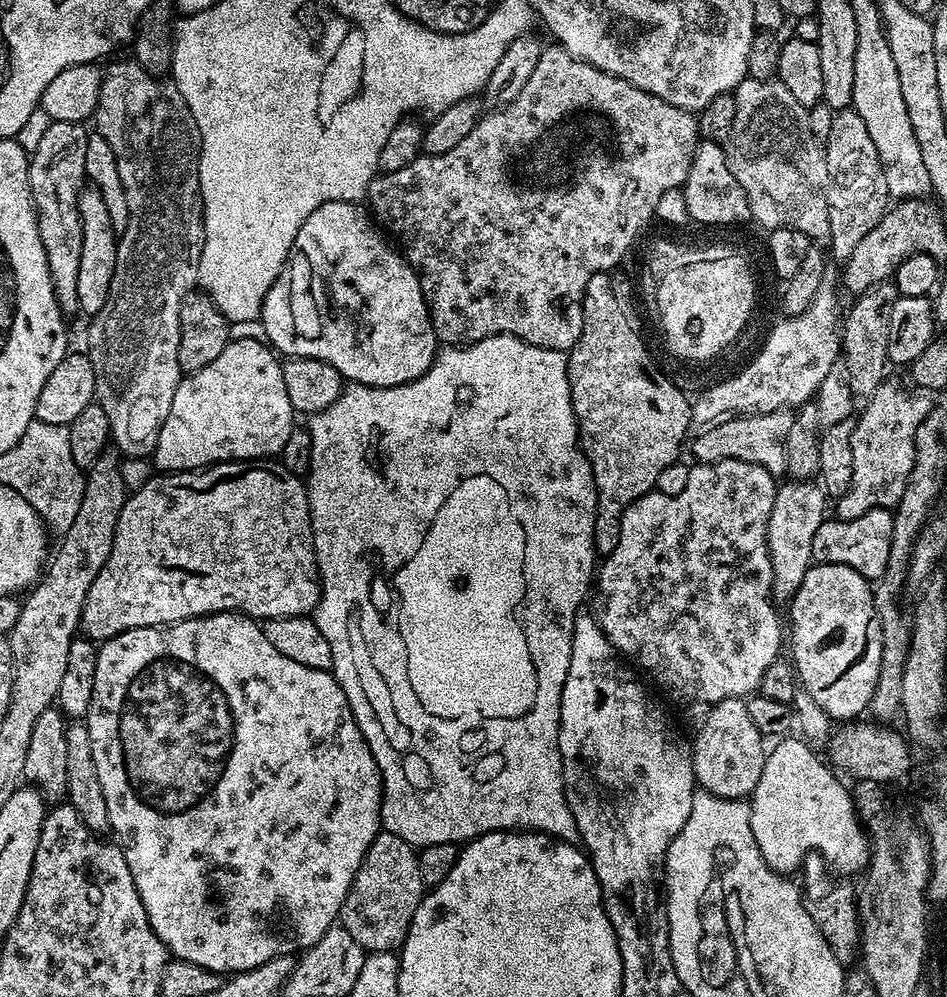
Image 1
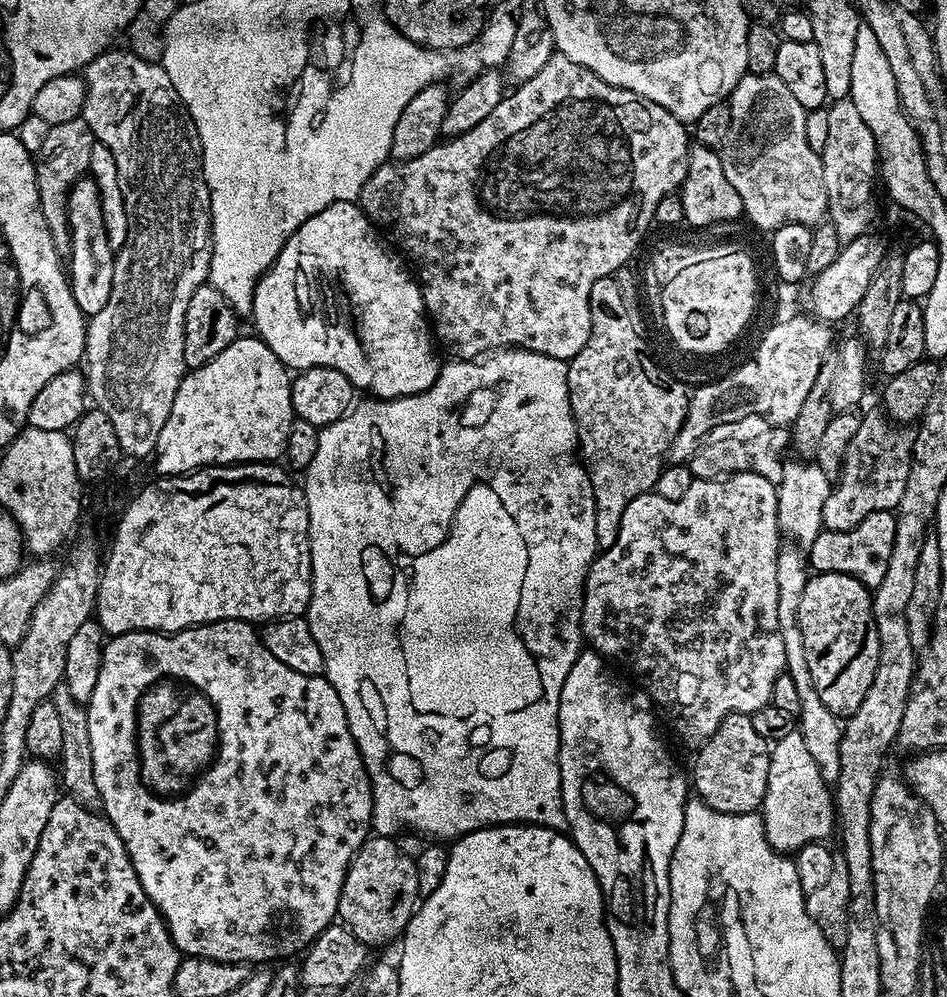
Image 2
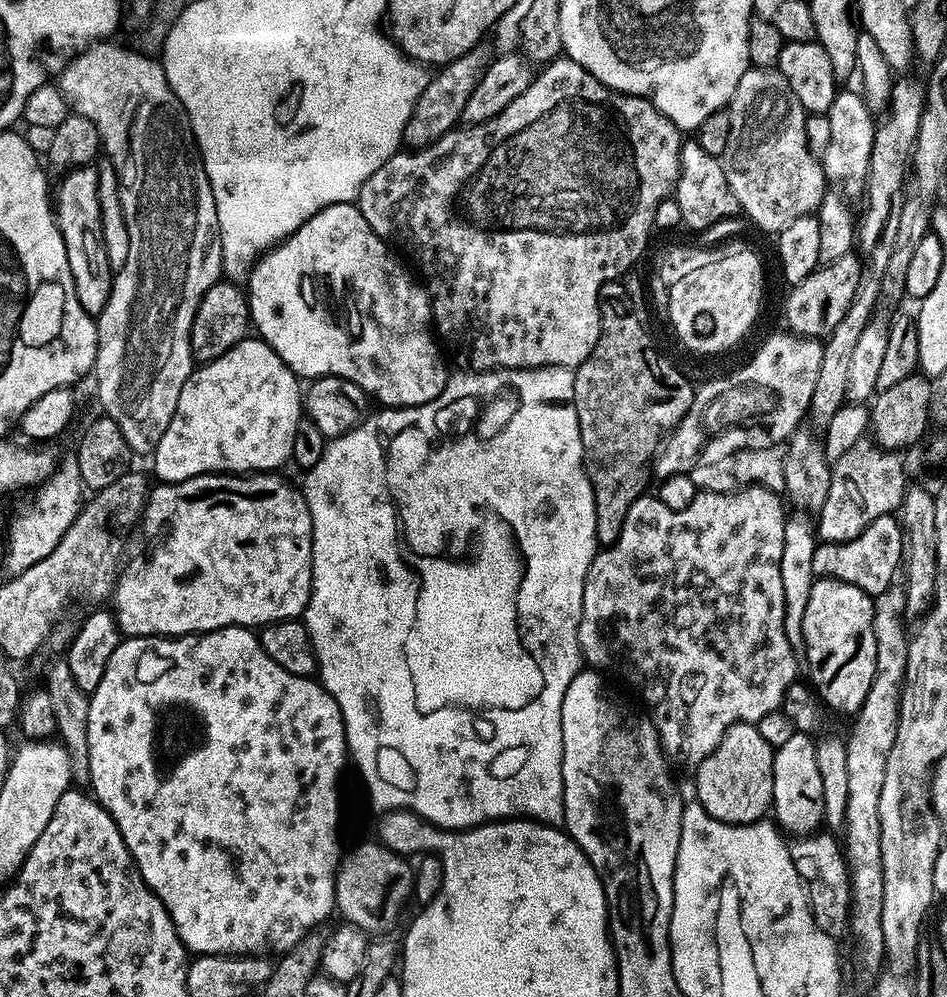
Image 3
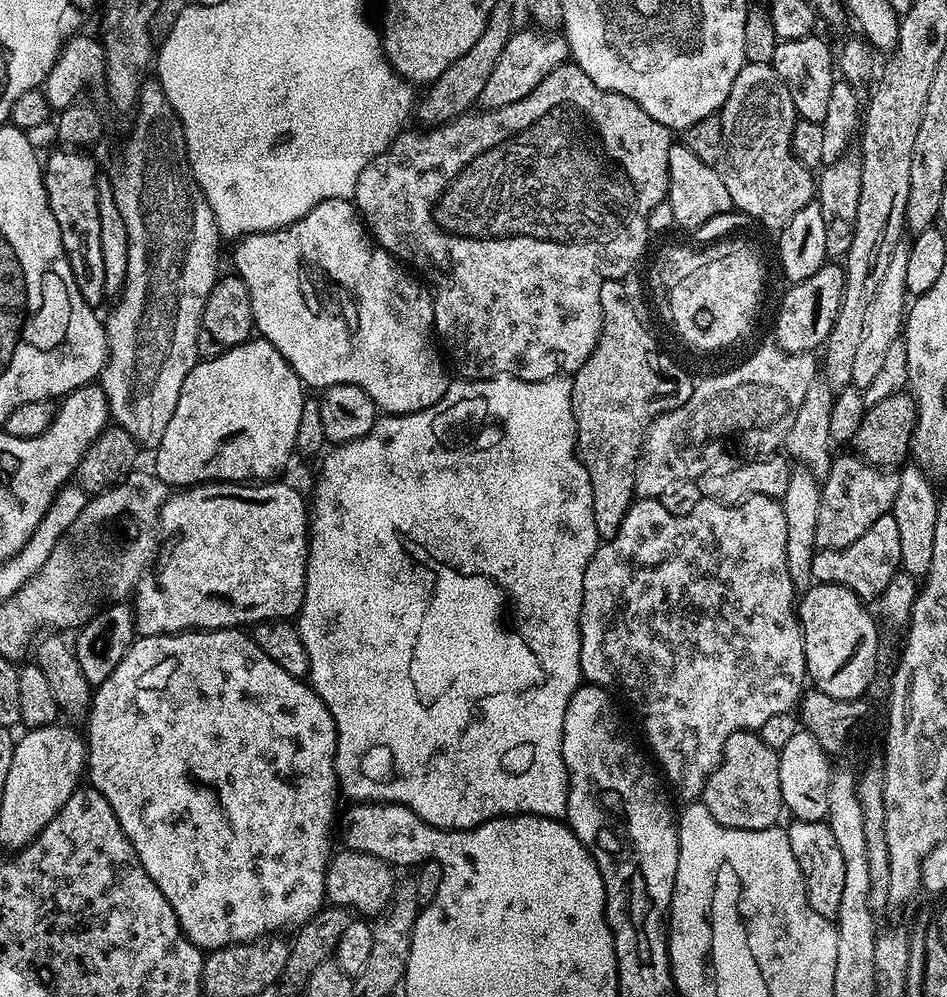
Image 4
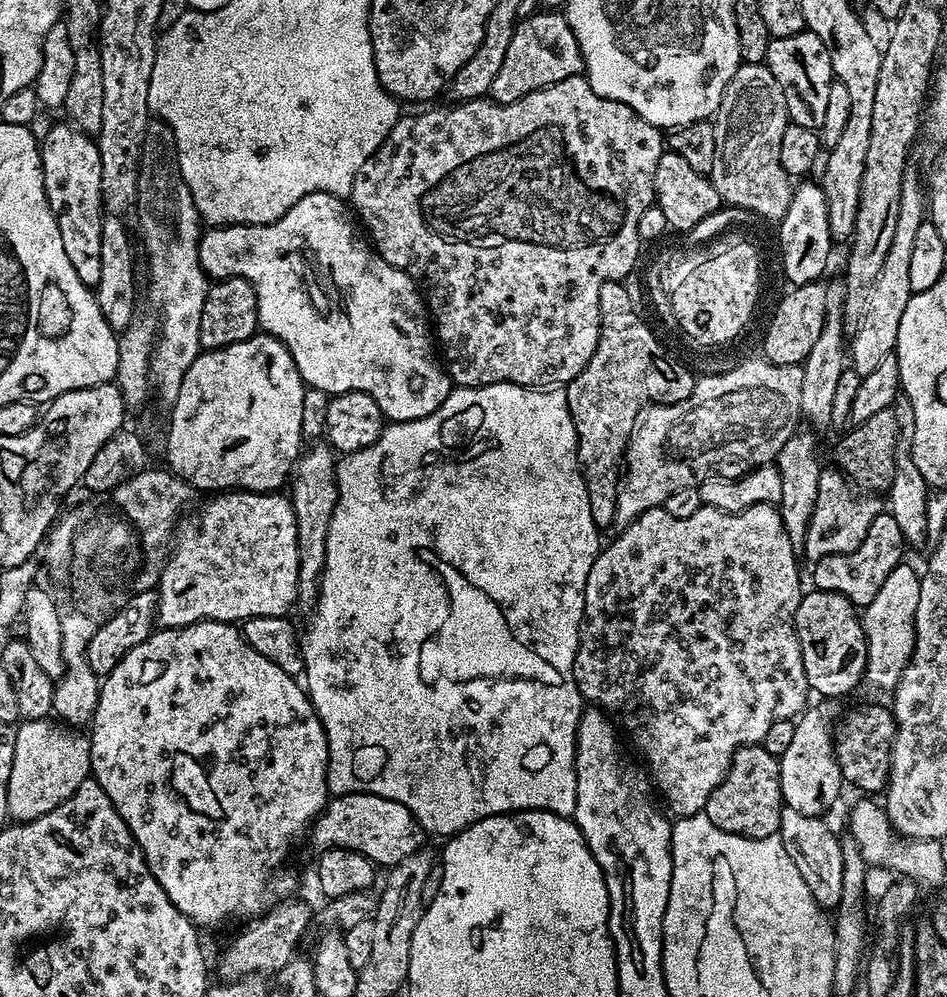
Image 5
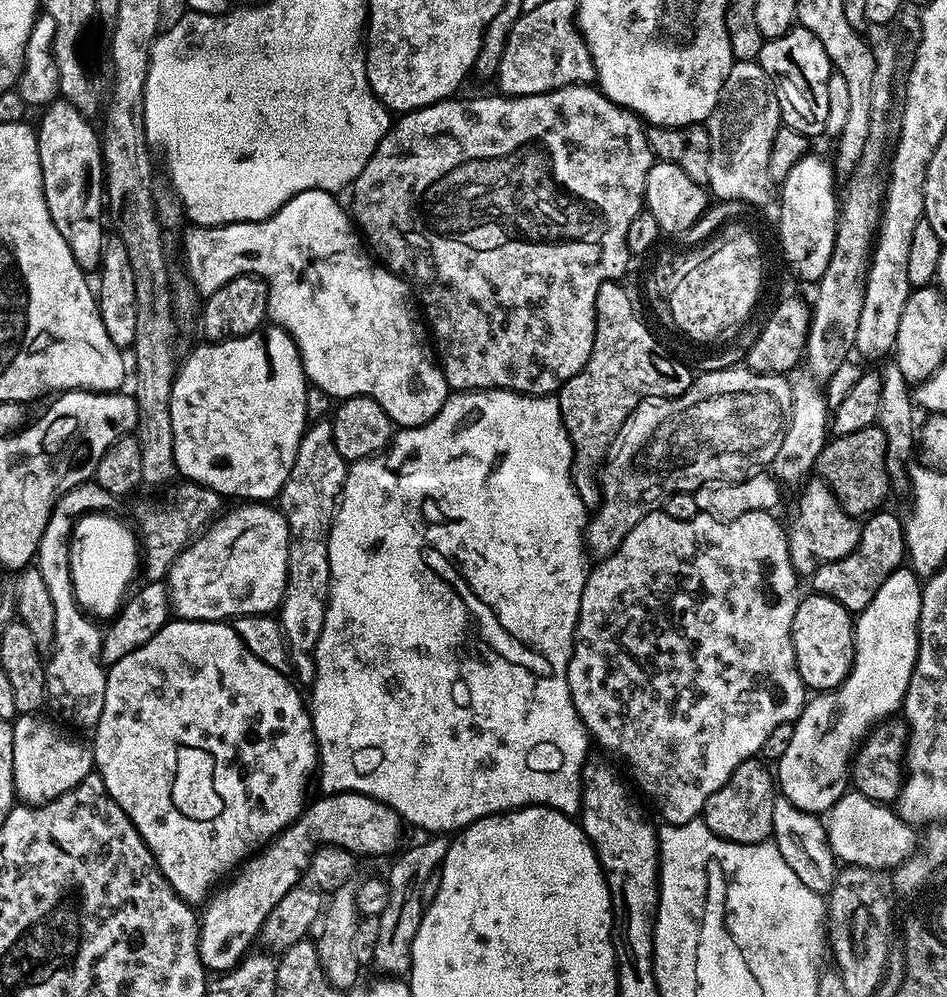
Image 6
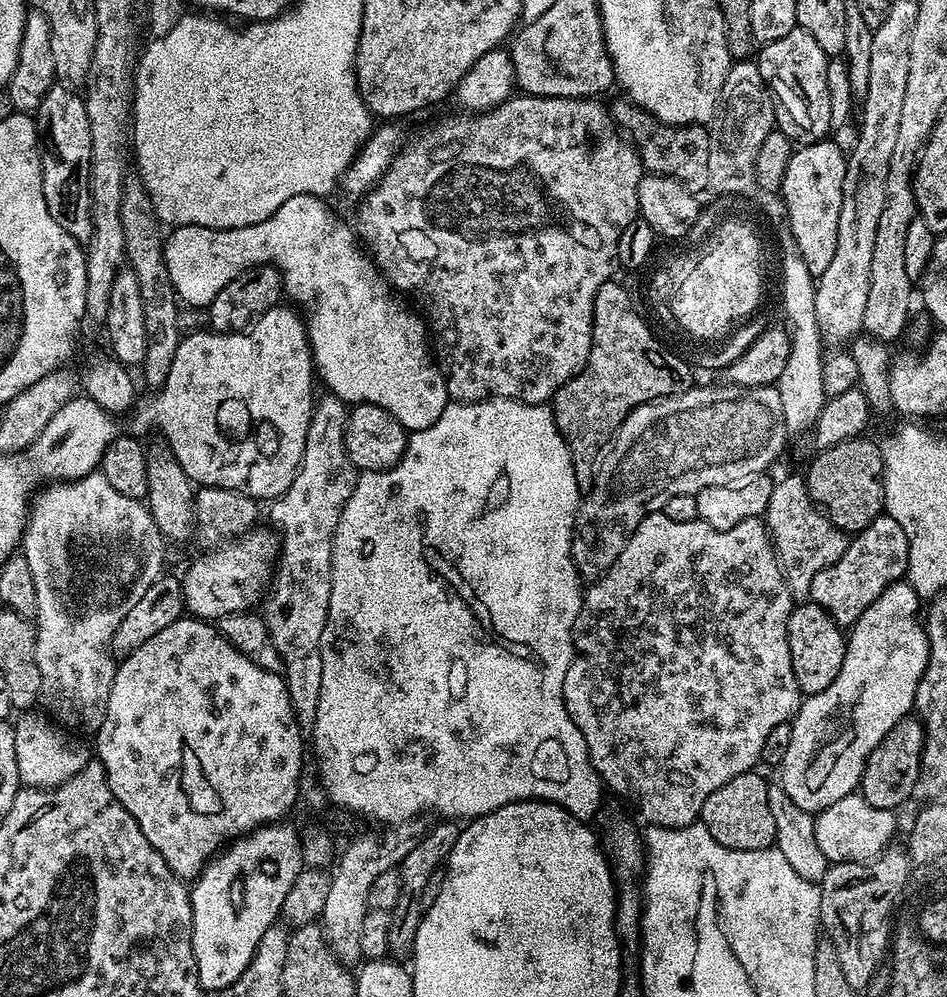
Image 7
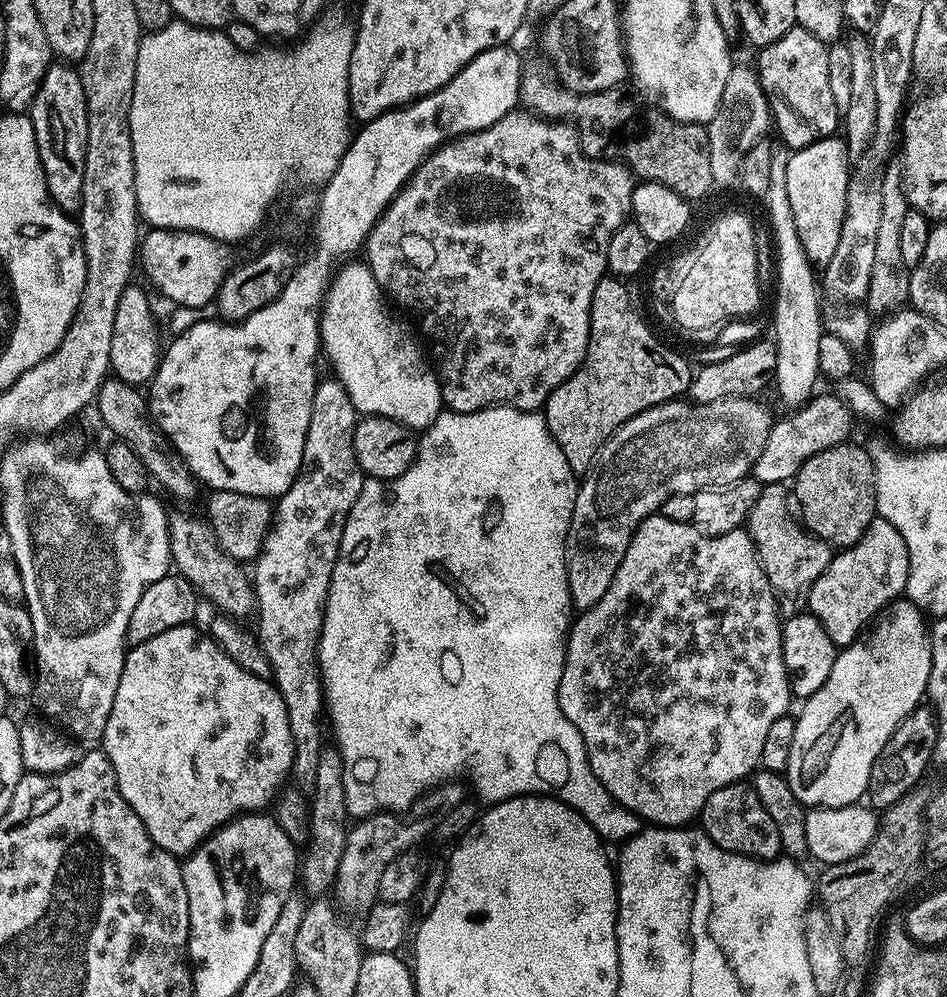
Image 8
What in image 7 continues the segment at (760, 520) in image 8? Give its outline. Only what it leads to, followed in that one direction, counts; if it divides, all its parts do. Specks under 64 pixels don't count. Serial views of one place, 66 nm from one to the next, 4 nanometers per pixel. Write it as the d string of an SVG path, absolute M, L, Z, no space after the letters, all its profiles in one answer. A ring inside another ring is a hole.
M803 475L777 479L772 485L770 506L764 511L763 521L768 525L768 535L776 548L780 569L784 572L784 584L793 601L809 599L810 582L814 582L821 570L826 570L848 549L849 533L836 528L817 505L813 504Z

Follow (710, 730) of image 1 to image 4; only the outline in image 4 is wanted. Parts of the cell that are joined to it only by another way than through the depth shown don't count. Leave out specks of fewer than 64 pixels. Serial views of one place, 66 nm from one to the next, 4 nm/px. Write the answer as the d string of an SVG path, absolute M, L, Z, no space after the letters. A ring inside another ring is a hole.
M755 731L735 732L726 738L718 766L706 778L702 802L719 824L734 830L766 830L777 827L784 808L780 785L780 753L766 746Z

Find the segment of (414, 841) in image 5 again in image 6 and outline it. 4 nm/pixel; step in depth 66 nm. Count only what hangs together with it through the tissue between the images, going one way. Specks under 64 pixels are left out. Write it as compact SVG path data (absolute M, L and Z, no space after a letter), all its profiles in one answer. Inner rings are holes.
M330 792L317 795L317 797L316 801L313 799L305 807L304 813L289 828L283 828L274 839L264 845L261 851L249 856L235 872L231 873L230 878L225 879L209 895L198 916L200 921L200 957L209 973L231 972L244 959L246 953L253 947L253 945L251 946L252 940L254 944L254 941L259 937L260 927L266 922L270 910L274 910L274 906L278 906L278 902L282 902L282 898L291 888L297 887L301 883L300 872L301 876L307 873L308 864L312 861L312 856L316 853L317 848L331 846L344 848L353 854L361 854L360 852L362 852L376 856L379 852L393 851L392 853L395 853L401 847L400 828L402 829L402 821L400 815L389 804L384 804L381 800L375 800L366 794L358 794L357 792Z

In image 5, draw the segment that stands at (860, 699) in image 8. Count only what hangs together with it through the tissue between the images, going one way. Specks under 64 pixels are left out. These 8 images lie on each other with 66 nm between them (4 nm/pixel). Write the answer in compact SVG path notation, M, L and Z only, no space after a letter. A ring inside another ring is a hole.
M902 562L890 570L886 582L878 589L874 602L870 602L862 612L862 623L866 634L866 650L868 665L864 671L864 680L876 688L895 689L902 678L906 666L916 648L916 615L918 614L918 598L920 597L919 571ZM824 698L819 702L821 704L813 703L796 720L794 738L786 754L782 754L778 759L784 804L802 814L823 817L824 811L839 798L842 781L834 747L833 724L837 719L838 711L836 712L835 706L832 705L835 703L831 699Z

